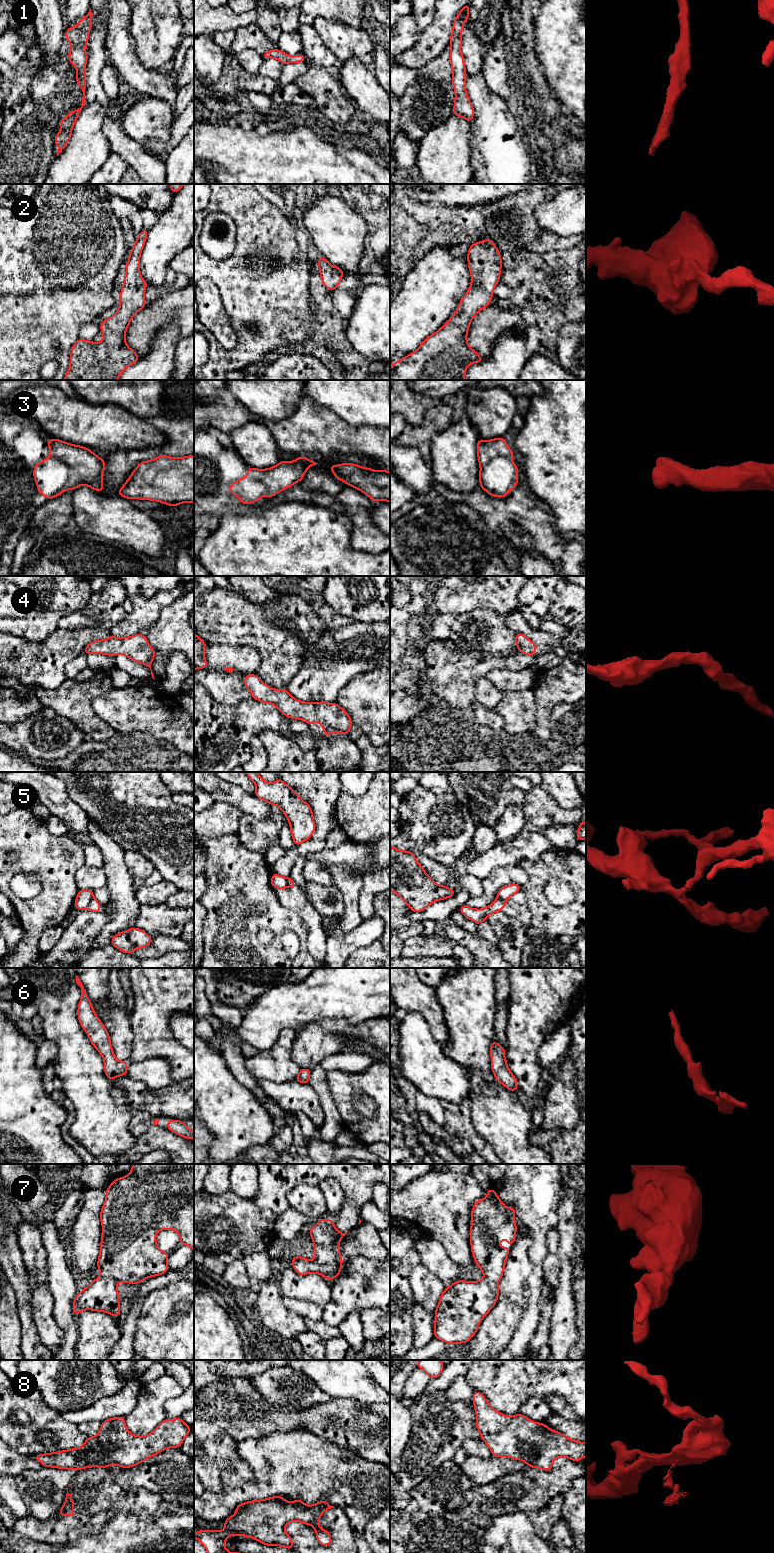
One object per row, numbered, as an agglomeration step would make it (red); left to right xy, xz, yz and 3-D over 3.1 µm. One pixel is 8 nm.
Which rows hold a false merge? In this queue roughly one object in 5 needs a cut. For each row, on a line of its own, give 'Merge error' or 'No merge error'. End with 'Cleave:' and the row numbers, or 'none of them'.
1: No merge error
2: No merge error
3: No merge error
4: No merge error
5: Merge error
6: No merge error
7: No merge error
8: Merge error
Cleave: 5, 8

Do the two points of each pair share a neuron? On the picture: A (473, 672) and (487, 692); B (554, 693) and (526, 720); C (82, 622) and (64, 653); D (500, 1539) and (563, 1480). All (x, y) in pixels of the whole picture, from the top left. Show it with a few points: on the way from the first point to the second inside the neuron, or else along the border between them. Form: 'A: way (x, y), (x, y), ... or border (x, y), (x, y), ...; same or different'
A: border (485, 676), (481, 677), (476, 683), (476, 703); different
B: border (531, 688), (536, 703), (536, 722), (532, 731); different
C: border (98, 623), (93, 626), (75, 629), (59, 628); different
D: border (502, 1514), (523, 1511), (538, 1534); different

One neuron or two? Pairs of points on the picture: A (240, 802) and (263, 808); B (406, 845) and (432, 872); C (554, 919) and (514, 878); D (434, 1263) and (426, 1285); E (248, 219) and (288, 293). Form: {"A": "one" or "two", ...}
{"A": "one", "B": "one", "C": "two", "D": "two", "E": "one"}

